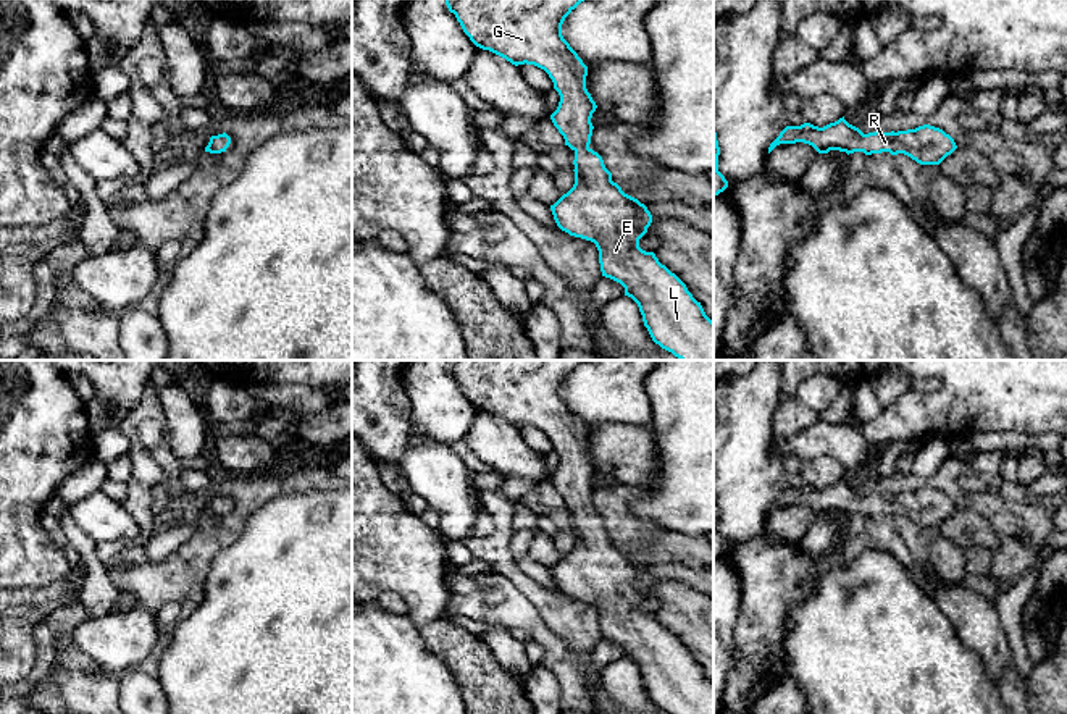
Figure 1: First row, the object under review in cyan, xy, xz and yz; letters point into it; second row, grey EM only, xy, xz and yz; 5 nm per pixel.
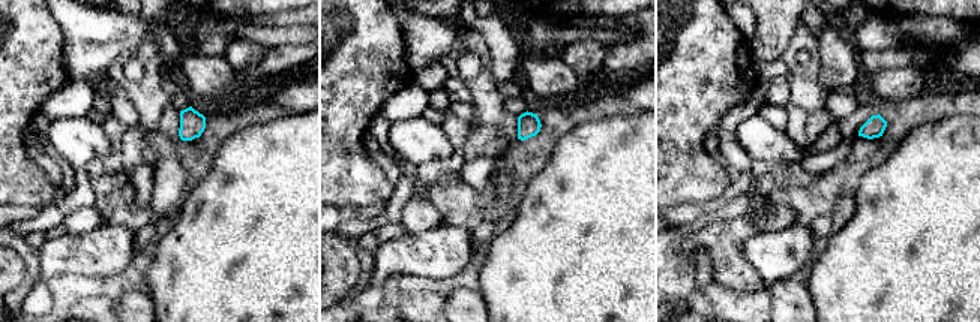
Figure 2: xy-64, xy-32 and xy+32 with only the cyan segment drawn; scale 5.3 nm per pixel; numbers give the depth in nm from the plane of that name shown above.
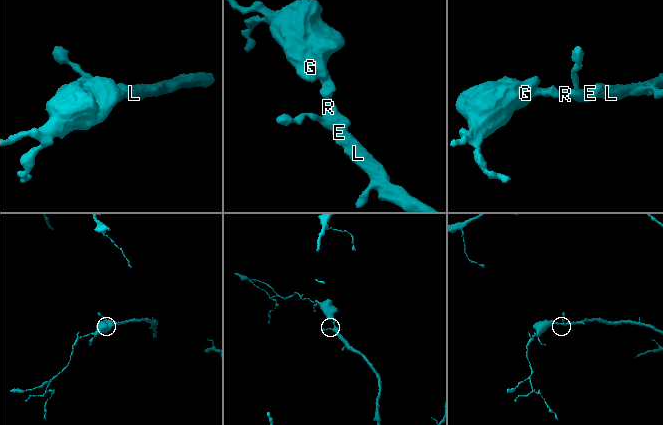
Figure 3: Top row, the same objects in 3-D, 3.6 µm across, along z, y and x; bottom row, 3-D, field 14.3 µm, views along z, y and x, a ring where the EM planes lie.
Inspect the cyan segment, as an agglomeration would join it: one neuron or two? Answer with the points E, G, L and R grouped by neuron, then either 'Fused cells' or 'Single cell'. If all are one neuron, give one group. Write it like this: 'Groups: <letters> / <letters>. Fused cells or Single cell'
Groups: E G L R. Single cell

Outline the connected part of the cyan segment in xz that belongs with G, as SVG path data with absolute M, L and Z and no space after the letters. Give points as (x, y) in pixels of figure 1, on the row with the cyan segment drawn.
M446 0L470 40L512 65L534 65L544 69L560 95L557 110L550 115L554 126L575 152L575 184L550 205L557 226L570 236L596 244L602 276L620 283L642 315L652 341L680 360L713 360L713 321L686 284L659 262L654 252L639 247L652 215L644 204L625 194L612 181L602 157L591 144L592 113L597 105L586 89L588 66L562 36L565 18L584 0Z

